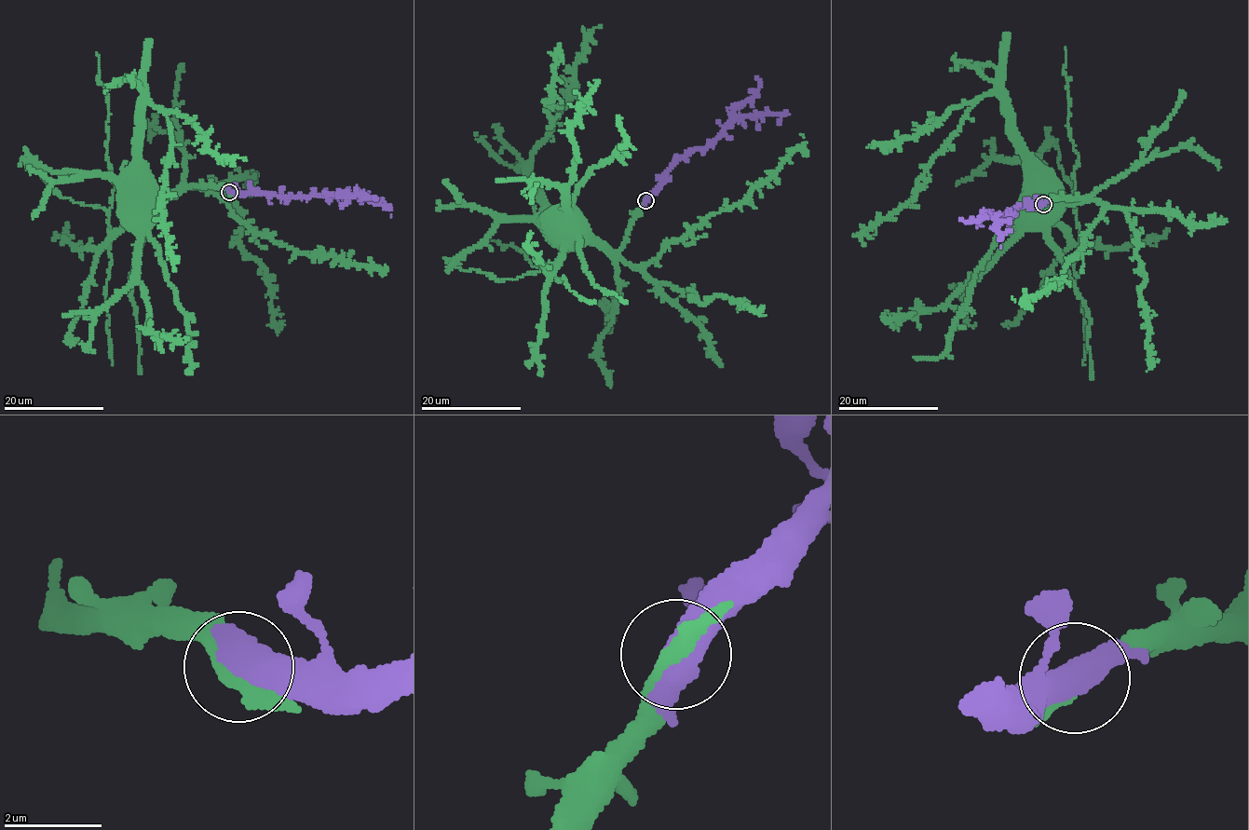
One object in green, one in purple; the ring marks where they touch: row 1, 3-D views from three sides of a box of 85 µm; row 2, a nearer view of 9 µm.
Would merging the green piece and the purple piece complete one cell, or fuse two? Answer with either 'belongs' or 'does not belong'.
belongs

